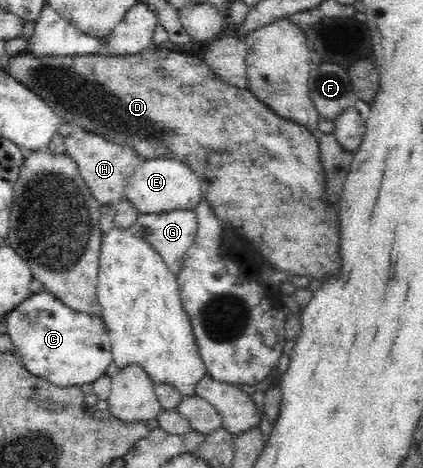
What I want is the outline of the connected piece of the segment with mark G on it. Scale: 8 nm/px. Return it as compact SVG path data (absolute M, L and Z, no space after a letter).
M195 208L174 209L159 213L140 213L131 231L145 239L163 256L175 275L183 265L187 250L197 237Z

